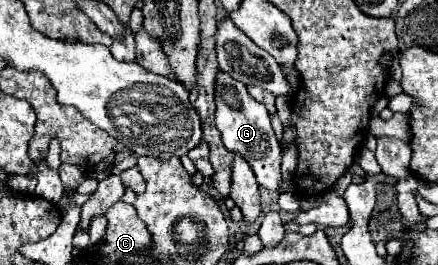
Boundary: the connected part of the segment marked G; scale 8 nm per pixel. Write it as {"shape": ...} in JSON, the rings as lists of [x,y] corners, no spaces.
{"shape":[[[217,72],[215,80],[215,124],[221,132],[221,140],[227,150],[241,154],[253,168],[257,182],[271,190],[279,192],[281,186],[281,146],[273,134],[269,114],[265,106],[261,106],[257,100],[253,100],[247,92],[247,86],[235,78],[231,78],[227,72]]]}

